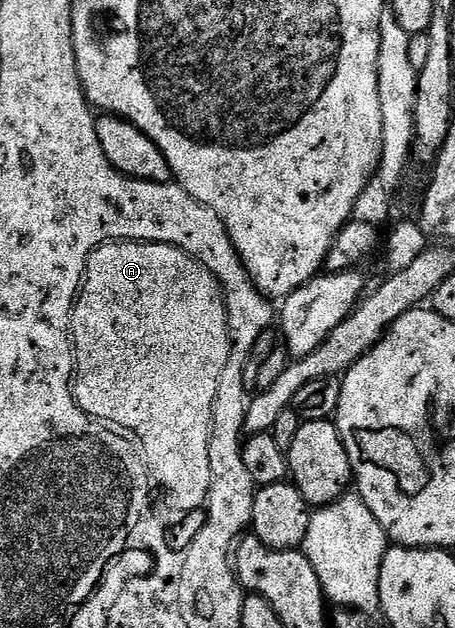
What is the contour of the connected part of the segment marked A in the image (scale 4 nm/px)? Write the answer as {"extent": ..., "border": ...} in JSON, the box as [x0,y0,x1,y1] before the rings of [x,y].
{"extent":[70,241,230,514],"border":[[[108,241],[104,245],[99,245],[86,260],[86,274],[82,276],[82,287],[74,303],[74,314],[70,317],[70,339],[74,358],[72,388],[78,406],[97,421],[104,421],[110,427],[117,427],[131,438],[146,441],[146,453],[150,453],[150,465],[154,465],[154,473],[158,473],[158,477],[166,481],[165,489],[170,489],[170,497],[174,497],[174,505],[182,505],[182,509],[187,509],[190,514],[201,510],[210,496],[212,471],[216,467],[212,460],[212,430],[216,425],[220,375],[224,375],[224,367],[228,367],[230,354],[226,297],[218,280],[197,259],[189,257],[183,249],[177,249],[174,245],[167,245],[161,241]]]}

